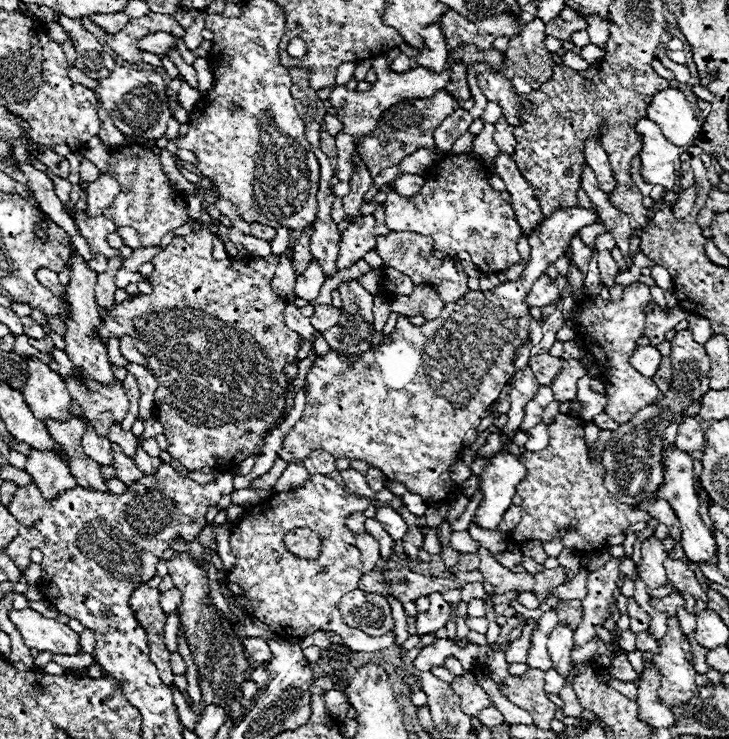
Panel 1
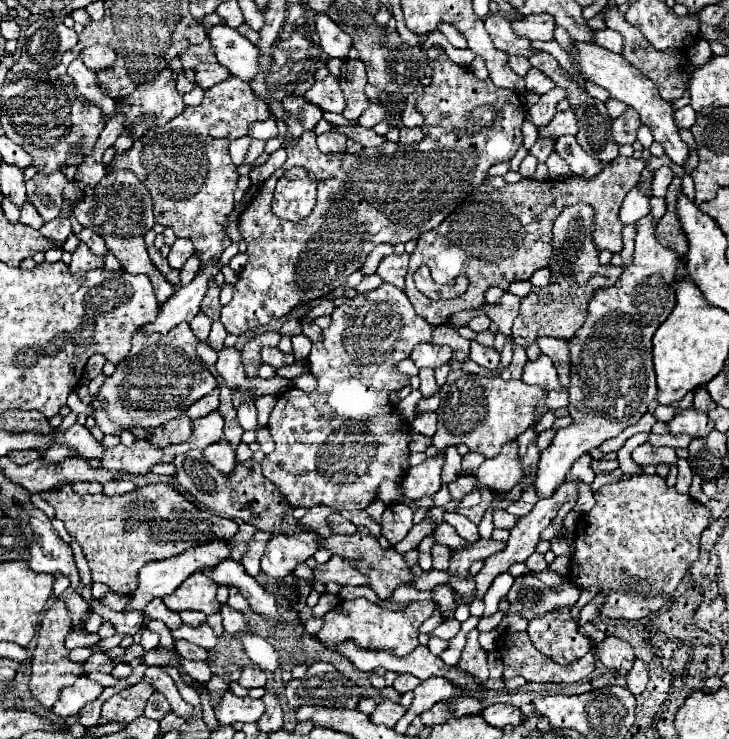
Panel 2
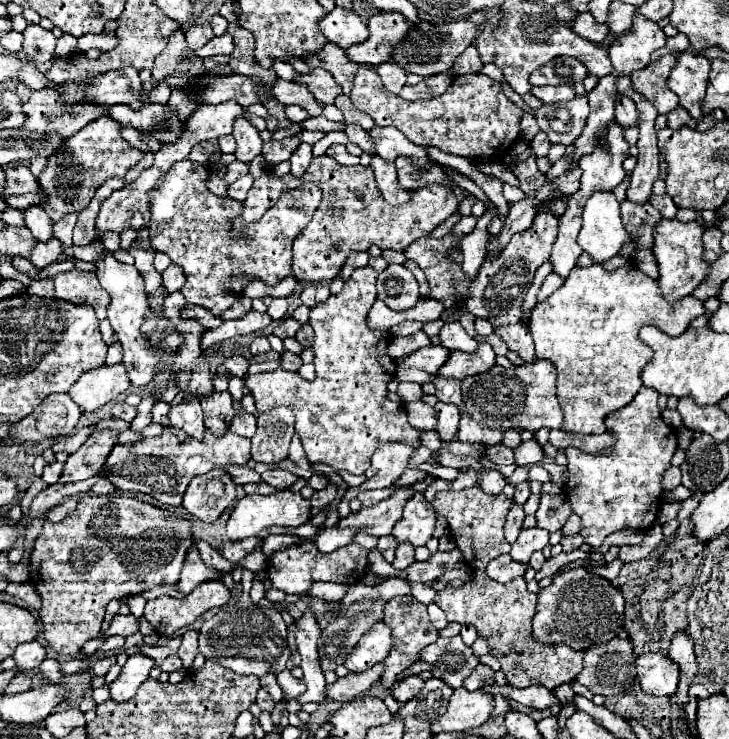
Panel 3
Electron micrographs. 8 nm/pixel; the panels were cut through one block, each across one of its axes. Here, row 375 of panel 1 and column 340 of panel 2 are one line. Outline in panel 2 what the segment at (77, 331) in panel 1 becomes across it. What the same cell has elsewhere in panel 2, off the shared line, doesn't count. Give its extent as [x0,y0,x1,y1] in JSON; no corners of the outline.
[304,76,346,112]

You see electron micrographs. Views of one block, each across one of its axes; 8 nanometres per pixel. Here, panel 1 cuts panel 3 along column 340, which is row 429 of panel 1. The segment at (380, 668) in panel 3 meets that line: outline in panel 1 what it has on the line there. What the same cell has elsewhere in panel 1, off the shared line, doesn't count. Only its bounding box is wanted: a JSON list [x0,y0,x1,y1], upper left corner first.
[676,418,706,452]

